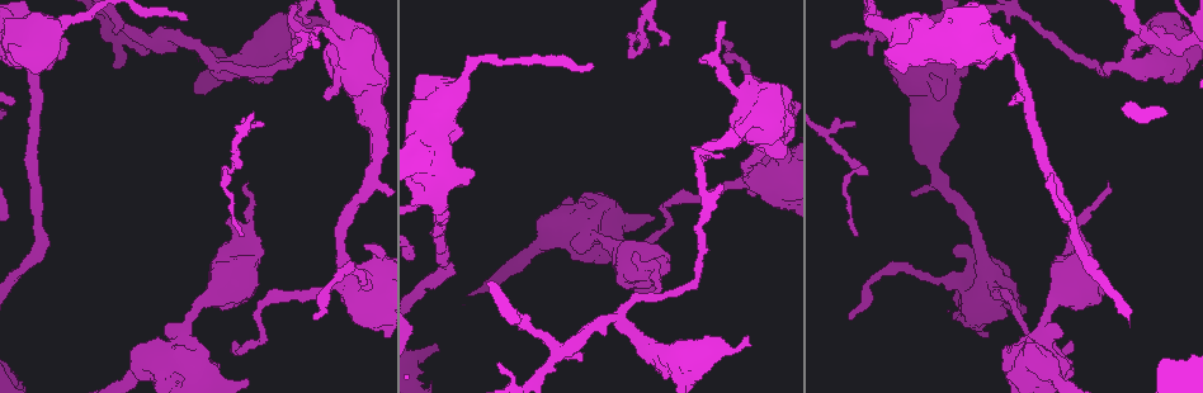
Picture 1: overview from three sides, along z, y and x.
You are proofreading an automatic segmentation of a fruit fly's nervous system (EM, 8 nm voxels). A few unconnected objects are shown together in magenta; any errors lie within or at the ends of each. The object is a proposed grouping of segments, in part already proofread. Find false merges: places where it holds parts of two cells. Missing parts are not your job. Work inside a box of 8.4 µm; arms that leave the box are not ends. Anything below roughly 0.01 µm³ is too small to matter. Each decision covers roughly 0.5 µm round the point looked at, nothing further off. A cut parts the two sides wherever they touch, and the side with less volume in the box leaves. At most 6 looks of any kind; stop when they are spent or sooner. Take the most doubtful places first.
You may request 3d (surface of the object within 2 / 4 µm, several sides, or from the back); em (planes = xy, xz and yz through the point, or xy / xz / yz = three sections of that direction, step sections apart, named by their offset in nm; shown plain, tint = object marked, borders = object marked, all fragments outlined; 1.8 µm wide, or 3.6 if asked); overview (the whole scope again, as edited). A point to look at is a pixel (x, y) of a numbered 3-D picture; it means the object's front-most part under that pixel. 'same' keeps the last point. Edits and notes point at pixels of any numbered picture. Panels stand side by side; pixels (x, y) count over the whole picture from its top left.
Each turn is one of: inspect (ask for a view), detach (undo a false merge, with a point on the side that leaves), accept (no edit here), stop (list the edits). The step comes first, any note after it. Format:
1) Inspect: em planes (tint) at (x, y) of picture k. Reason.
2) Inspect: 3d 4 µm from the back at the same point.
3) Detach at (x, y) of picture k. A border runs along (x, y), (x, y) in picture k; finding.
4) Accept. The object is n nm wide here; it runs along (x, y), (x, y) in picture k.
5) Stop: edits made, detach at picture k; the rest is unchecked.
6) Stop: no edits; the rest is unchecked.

Inspect: 3d 2 µm from the back at (153, 38) of picture 1. Two arms in line, one across.

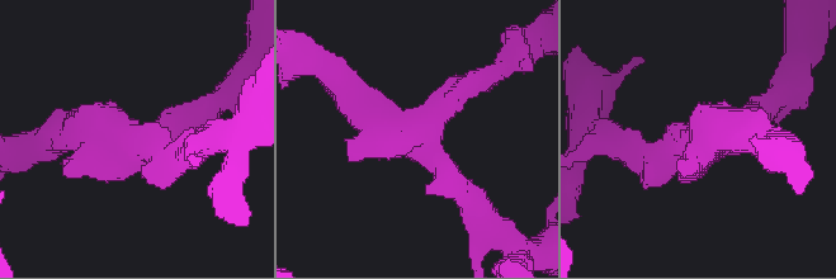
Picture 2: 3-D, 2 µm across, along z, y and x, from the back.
Inspect: em planes (tint) at (125, 138) of picture 2. 3 arms meet here; the arms are 200, 220, 240 nm wide.

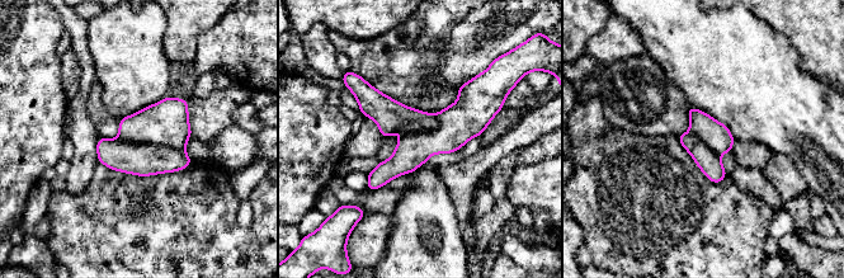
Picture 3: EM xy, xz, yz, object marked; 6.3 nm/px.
Detach at (138, 159) of picture 3. The object is 280 nm wide here; the part that leaves runs along (99, 146), (118, 156), (187, 161) in picture 3; a second cell is stuck on.

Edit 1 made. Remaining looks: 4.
Inspect: overview. See it whole again.

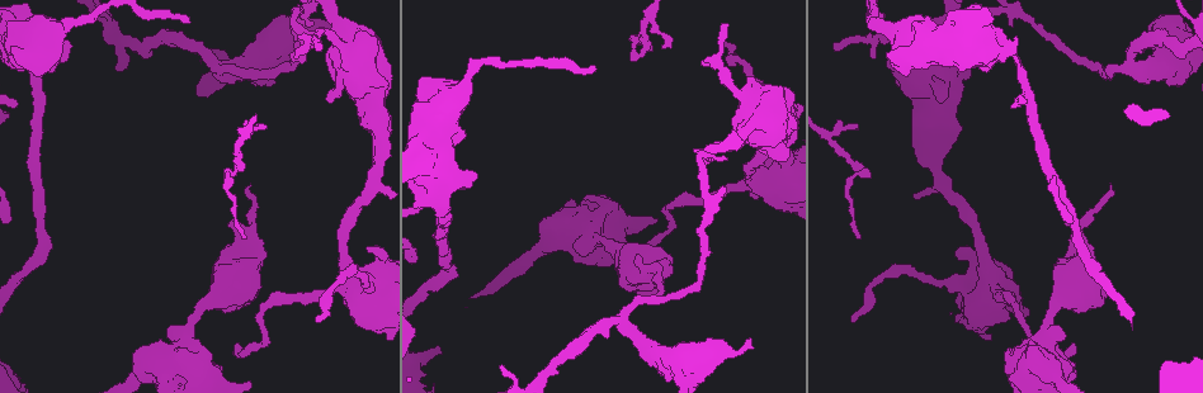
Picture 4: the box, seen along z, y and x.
Inspect: 3d 2 µm at (302, 43) of picture 4. Sharp bend.

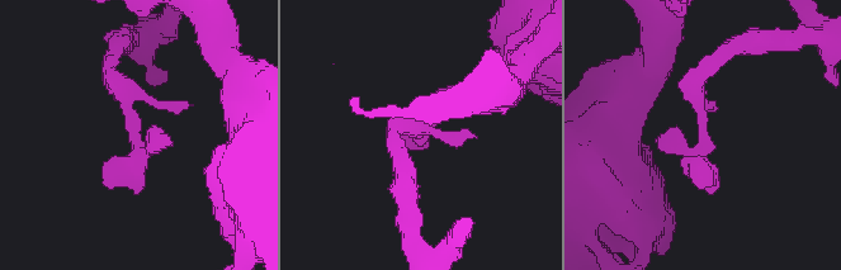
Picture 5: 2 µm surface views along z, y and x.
Inspect: em planes (tint) at (701, 144) of picture 5.

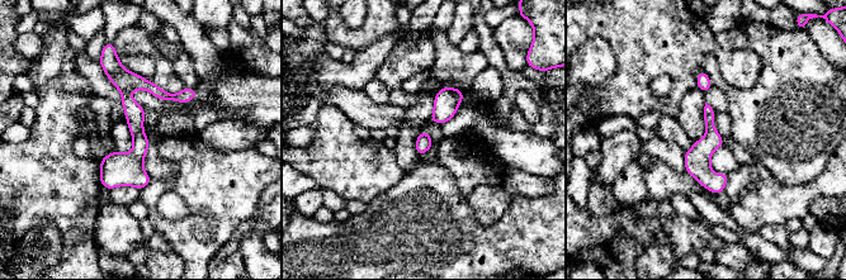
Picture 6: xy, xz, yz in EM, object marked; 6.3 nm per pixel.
Accept. It runs along (113, 67), (135, 113), (140, 185) in picture 6; continuous, no second cell.

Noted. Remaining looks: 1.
Inspect: em 3.6 µm planes (tint) at (1075, 285) of picture 4. Sudden change in width.

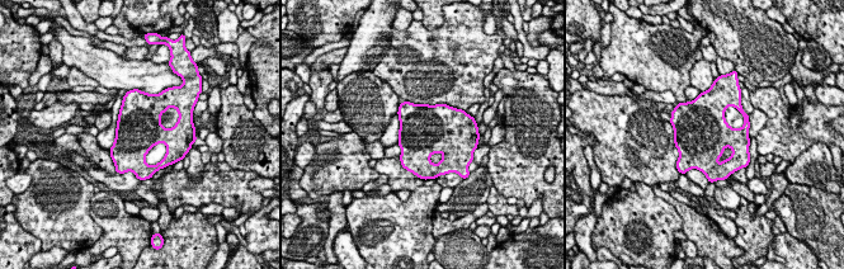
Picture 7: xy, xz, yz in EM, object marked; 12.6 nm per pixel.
Accept. Continuous, no second cell.

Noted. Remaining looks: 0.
Stop: edits made, detach at picture 3; the rest is unchecked.

